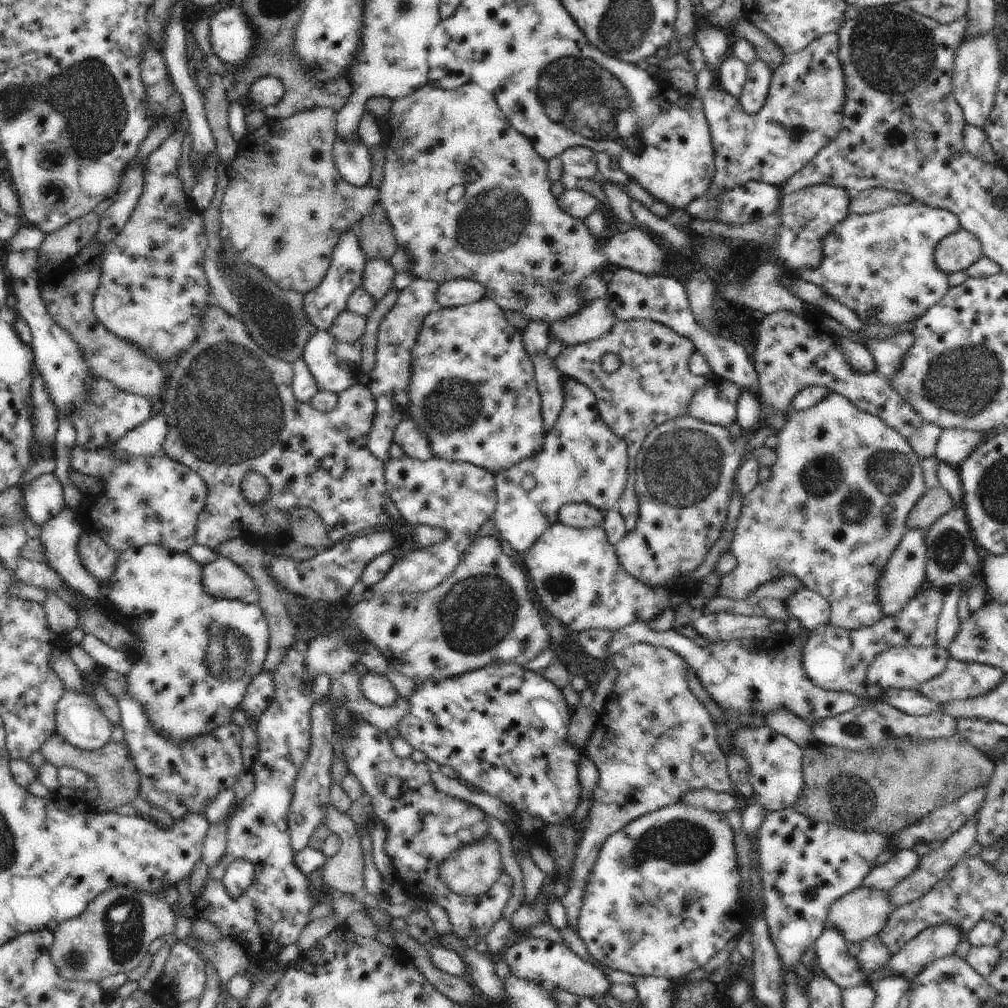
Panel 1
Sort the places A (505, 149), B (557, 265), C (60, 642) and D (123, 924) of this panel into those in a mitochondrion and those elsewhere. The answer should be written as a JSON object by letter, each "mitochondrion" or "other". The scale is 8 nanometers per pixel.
{"A":"other","B":"other","C":"other","D":"mitochondrion"}

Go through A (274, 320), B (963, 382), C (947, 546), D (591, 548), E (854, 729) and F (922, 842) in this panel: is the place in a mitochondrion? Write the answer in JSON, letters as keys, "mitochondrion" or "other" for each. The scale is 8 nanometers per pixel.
{"A":"mitochondrion","B":"mitochondrion","C":"mitochondrion","D":"other","E":"mitochondrion","F":"other"}

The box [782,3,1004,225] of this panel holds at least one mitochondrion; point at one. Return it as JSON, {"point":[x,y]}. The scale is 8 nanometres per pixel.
{"point":[880,42]}

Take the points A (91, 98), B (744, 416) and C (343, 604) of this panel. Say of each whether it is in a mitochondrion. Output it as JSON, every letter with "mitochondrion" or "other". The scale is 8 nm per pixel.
{"A":"mitochondrion","B":"other","C":"other"}

